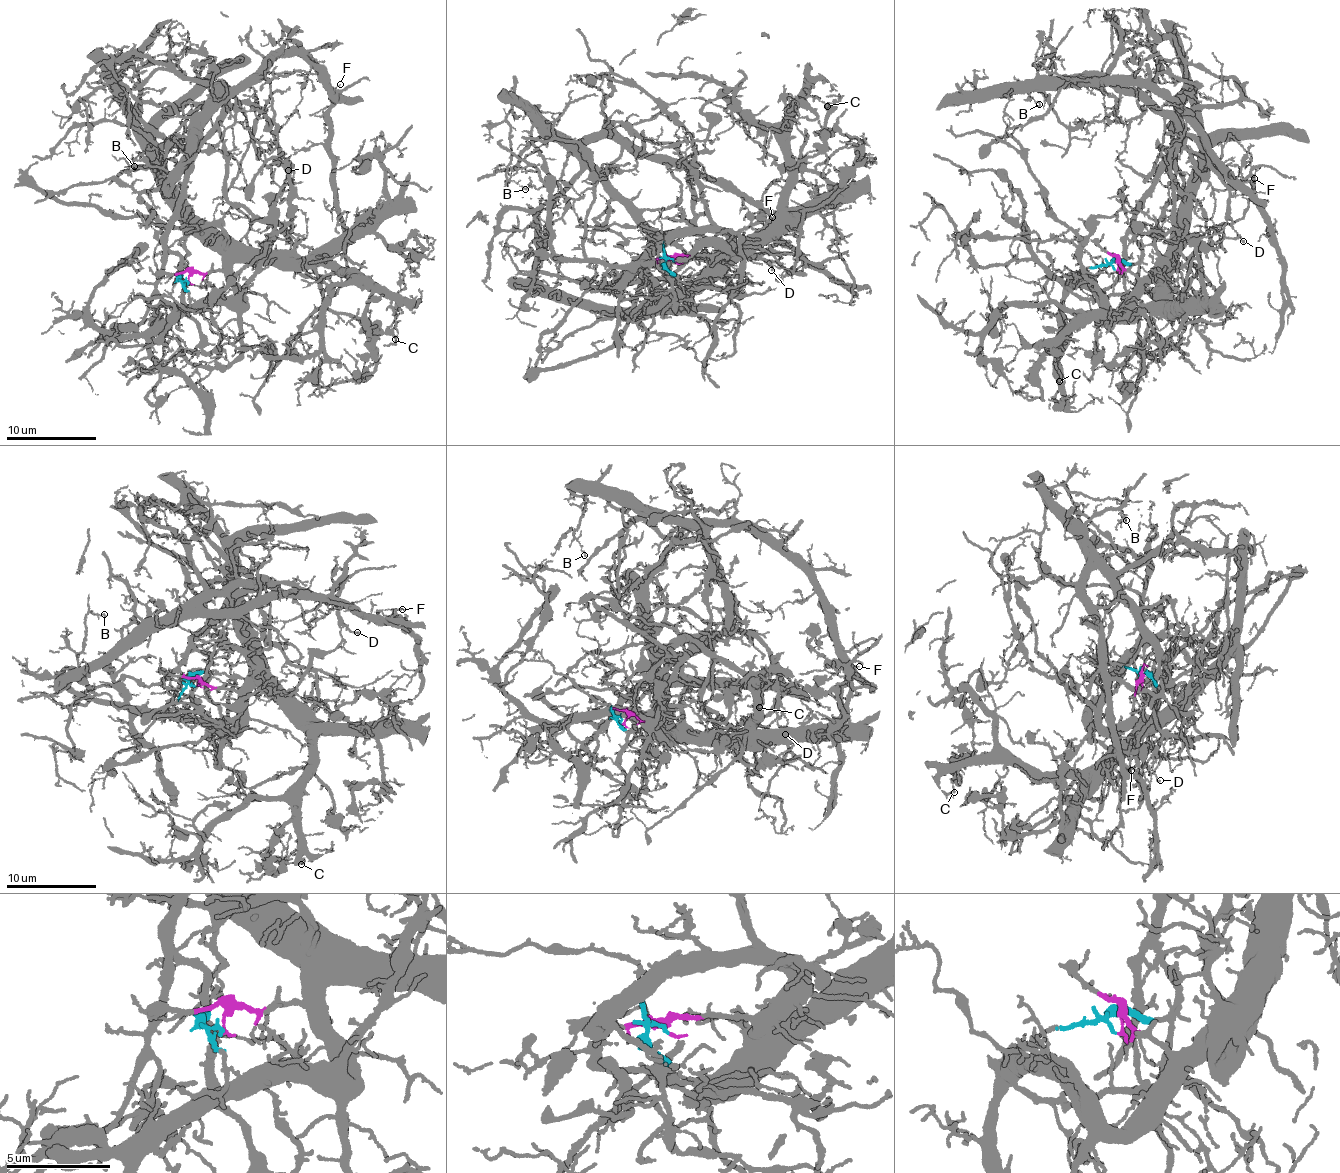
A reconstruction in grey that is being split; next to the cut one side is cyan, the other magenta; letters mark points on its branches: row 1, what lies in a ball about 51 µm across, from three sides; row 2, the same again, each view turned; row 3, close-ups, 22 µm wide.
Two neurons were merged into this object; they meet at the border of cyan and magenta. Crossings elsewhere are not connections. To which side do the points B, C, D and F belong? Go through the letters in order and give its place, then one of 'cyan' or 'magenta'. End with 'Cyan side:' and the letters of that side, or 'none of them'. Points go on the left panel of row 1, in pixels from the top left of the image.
B: place (134, 166); cyan
C: place (395, 339); magenta
D: place (288, 170); cyan
F: place (340, 84); cyan
Cyan side: B, D, F

